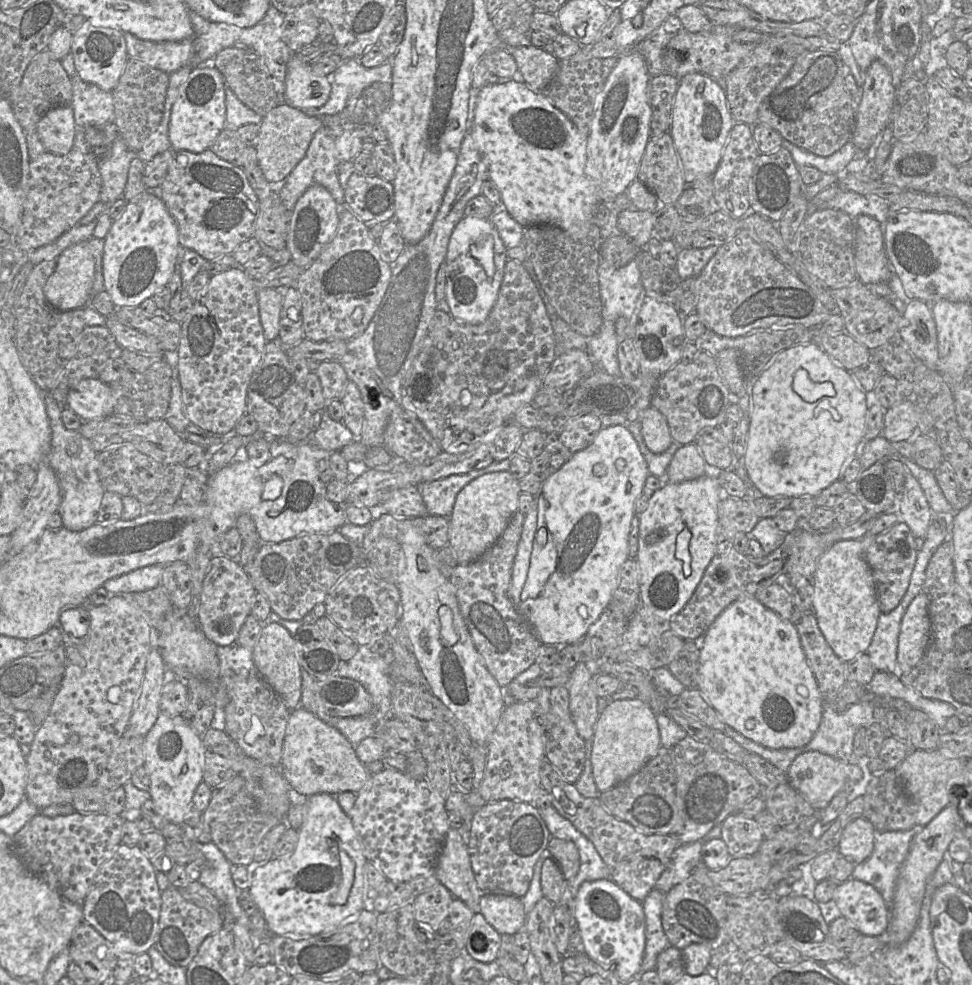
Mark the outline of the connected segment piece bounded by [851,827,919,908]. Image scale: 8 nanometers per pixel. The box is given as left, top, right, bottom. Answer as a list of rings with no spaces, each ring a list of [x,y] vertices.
[[[919,827],[905,831],[875,833],[870,857],[855,865],[852,879],[872,885],[891,908],[900,868],[905,861]]]

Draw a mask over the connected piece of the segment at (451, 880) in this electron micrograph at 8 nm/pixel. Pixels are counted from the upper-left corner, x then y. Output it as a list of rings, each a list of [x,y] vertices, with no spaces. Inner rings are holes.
[[[450,828],[448,831],[438,857],[434,874],[438,882],[445,886],[454,897],[464,902],[474,913],[479,913],[480,899],[483,893],[478,888],[475,880],[467,848],[467,839],[457,829]]]

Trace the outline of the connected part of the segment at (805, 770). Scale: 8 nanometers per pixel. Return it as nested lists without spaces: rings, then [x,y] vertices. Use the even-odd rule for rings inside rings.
[[[817,751],[803,752],[791,763],[787,773],[788,781],[803,796],[803,798],[816,810],[825,809],[831,799],[839,792],[862,779],[862,771],[853,759],[842,761]]]

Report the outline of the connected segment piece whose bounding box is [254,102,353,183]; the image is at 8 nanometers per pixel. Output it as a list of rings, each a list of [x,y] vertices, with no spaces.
[[[281,102],[270,110],[262,118],[254,143],[258,163],[266,180],[270,183],[284,182],[295,166],[304,158],[316,131],[322,126],[342,126],[346,123],[353,123],[348,122],[347,118],[338,114],[323,117],[310,116],[286,102]]]

